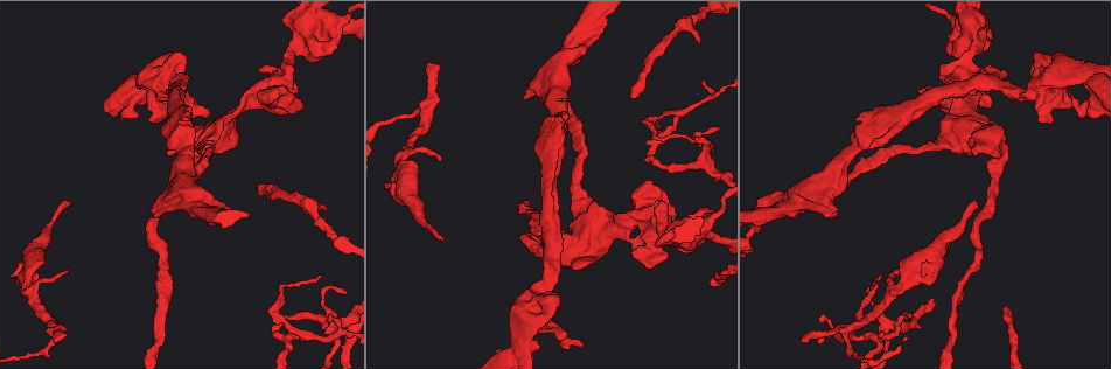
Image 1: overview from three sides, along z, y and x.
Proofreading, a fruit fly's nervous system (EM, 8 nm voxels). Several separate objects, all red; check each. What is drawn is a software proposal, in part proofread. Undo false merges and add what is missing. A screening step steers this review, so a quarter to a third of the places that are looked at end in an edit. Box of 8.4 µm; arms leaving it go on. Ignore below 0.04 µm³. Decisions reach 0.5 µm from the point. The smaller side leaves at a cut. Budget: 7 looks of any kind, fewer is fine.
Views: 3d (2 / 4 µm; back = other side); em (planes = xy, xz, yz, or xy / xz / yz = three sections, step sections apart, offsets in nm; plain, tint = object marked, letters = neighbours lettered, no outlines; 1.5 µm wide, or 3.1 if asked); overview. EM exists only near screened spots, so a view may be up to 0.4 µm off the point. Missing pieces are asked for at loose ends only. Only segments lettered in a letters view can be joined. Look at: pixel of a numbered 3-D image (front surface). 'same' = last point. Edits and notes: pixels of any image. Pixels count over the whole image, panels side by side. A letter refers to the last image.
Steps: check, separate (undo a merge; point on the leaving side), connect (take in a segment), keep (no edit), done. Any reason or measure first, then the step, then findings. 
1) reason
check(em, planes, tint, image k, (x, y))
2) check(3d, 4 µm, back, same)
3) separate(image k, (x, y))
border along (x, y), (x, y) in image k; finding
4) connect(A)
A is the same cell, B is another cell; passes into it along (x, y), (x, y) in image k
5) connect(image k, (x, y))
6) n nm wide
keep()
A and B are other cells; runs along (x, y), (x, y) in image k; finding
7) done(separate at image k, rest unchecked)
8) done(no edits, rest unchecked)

free end
check(em, xz, step 8, letters, image 1, (154, 212))

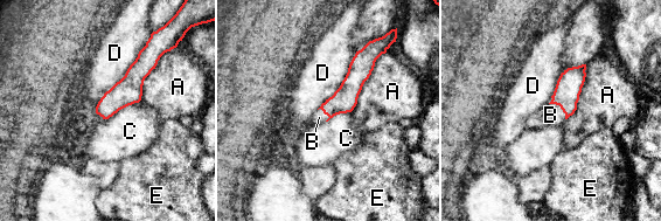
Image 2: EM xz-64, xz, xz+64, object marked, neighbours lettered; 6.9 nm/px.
check(em, planes, letters, same)

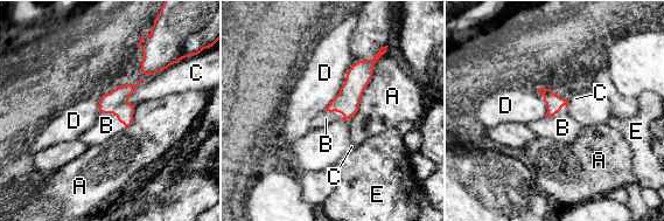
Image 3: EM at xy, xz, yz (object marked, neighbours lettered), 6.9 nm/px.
connect(B)
B is the same cell, A, C, D and E are other cells; passes into it along (116, 102), (113, 114), (106, 125) in image 3; the cell continues

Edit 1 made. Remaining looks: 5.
branch stops here
check(em, planes, letters, image 1, (258, 185))

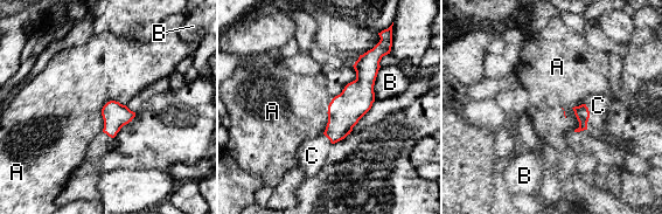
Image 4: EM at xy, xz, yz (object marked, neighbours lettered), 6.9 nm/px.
connect(C)
C is the same cell, A and B are other cells; the cell continues

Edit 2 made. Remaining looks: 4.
check(overview)

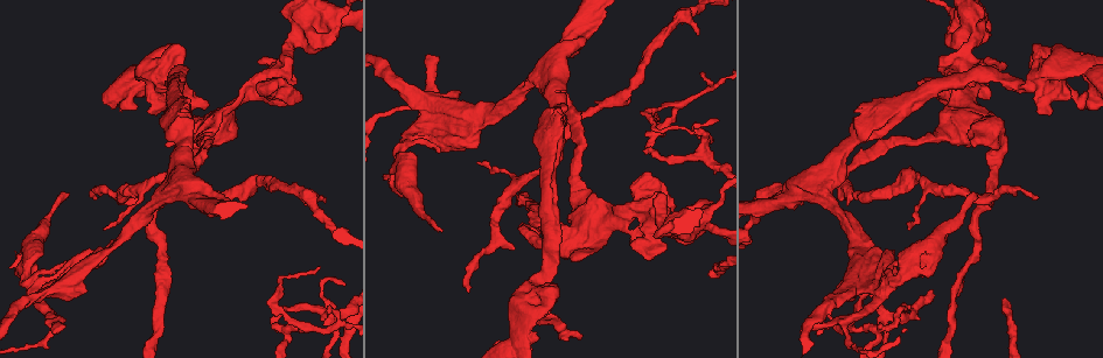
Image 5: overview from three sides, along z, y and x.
an open end
check(em, planes, letters, image 5, (800, 332))

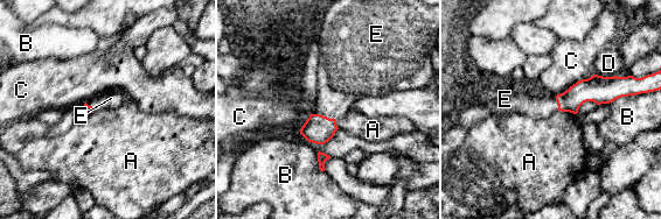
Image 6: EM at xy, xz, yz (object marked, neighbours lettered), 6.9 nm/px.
connect(E)
E is the same cell, A, B, C and D are other cells; passes into it along (319, 129), (322, 115), (340, 84) in image 6; the cell continues

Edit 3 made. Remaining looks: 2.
done(connect at image 3, connect at image 4, connect at image 6, rest unchecked)

